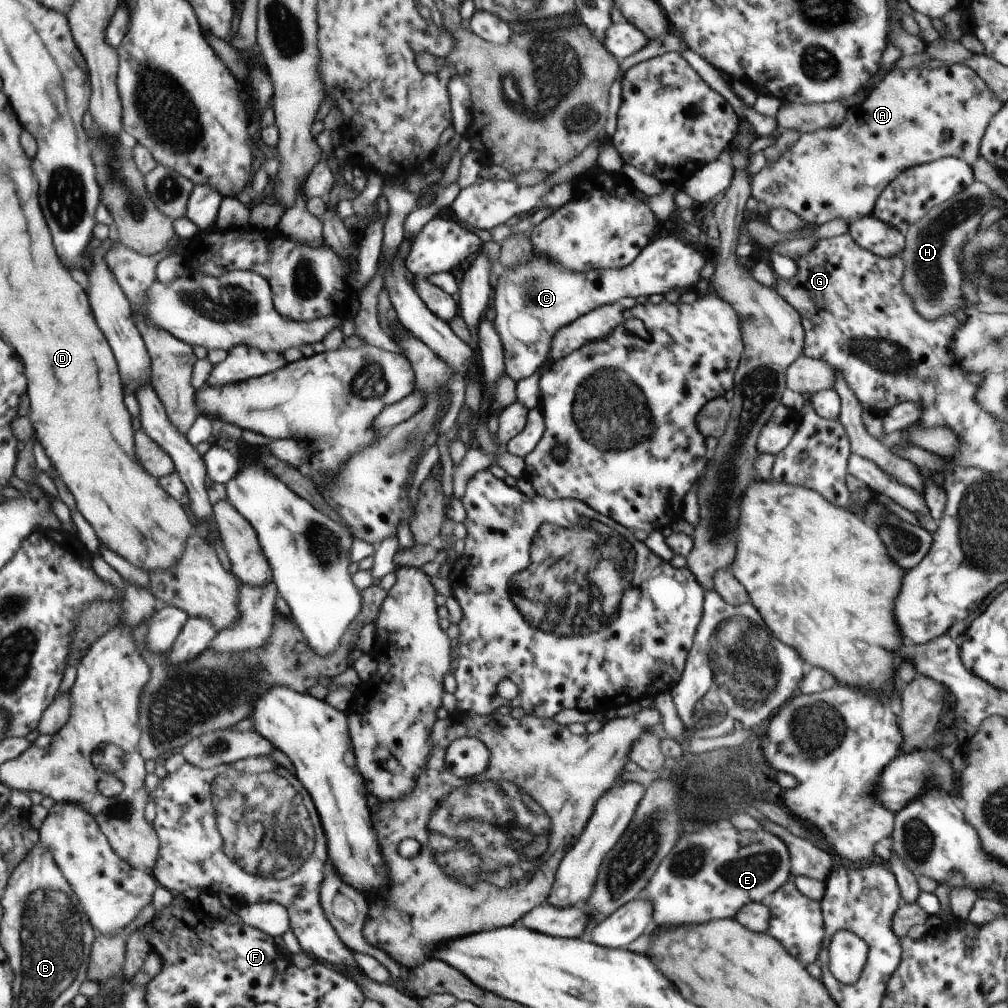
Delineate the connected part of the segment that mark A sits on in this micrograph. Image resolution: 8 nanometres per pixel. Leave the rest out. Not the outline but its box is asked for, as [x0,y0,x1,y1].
[750,63,1003,226]

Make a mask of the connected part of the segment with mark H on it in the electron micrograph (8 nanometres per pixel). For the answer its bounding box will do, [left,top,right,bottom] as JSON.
[900,181,1000,321]

